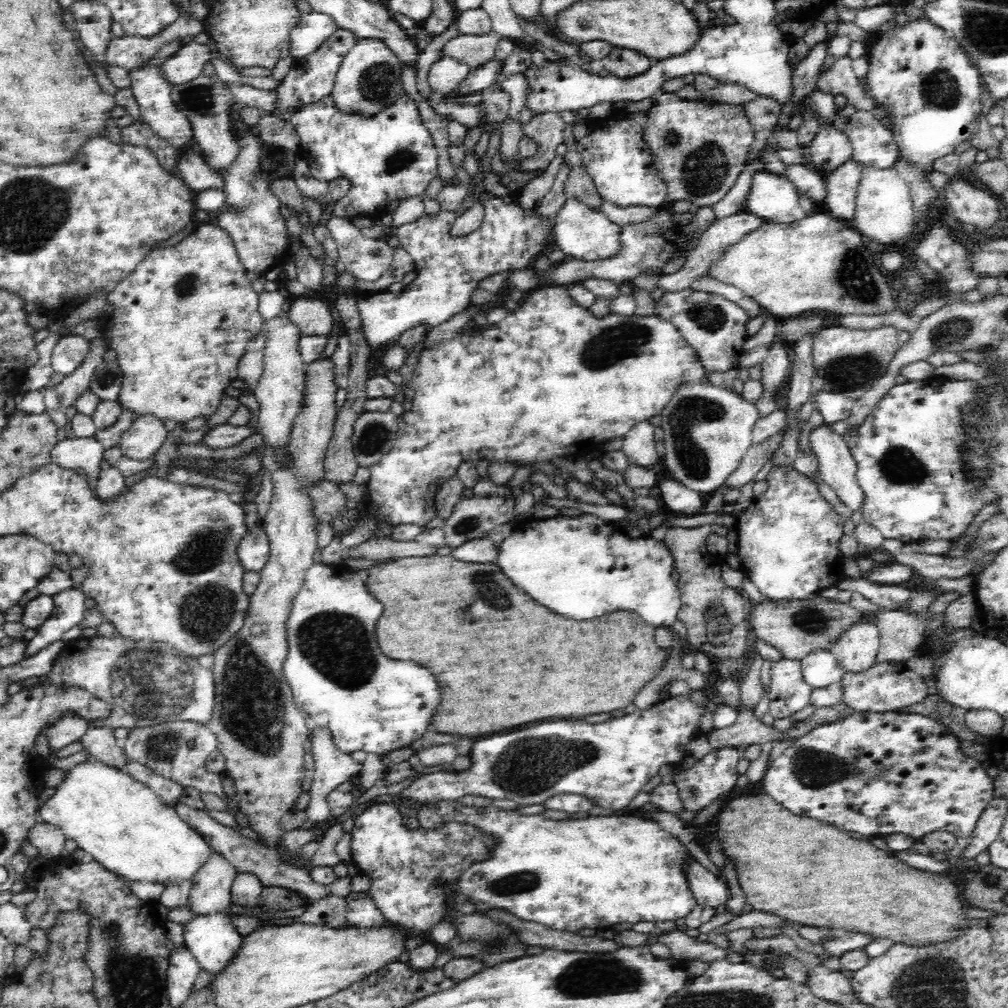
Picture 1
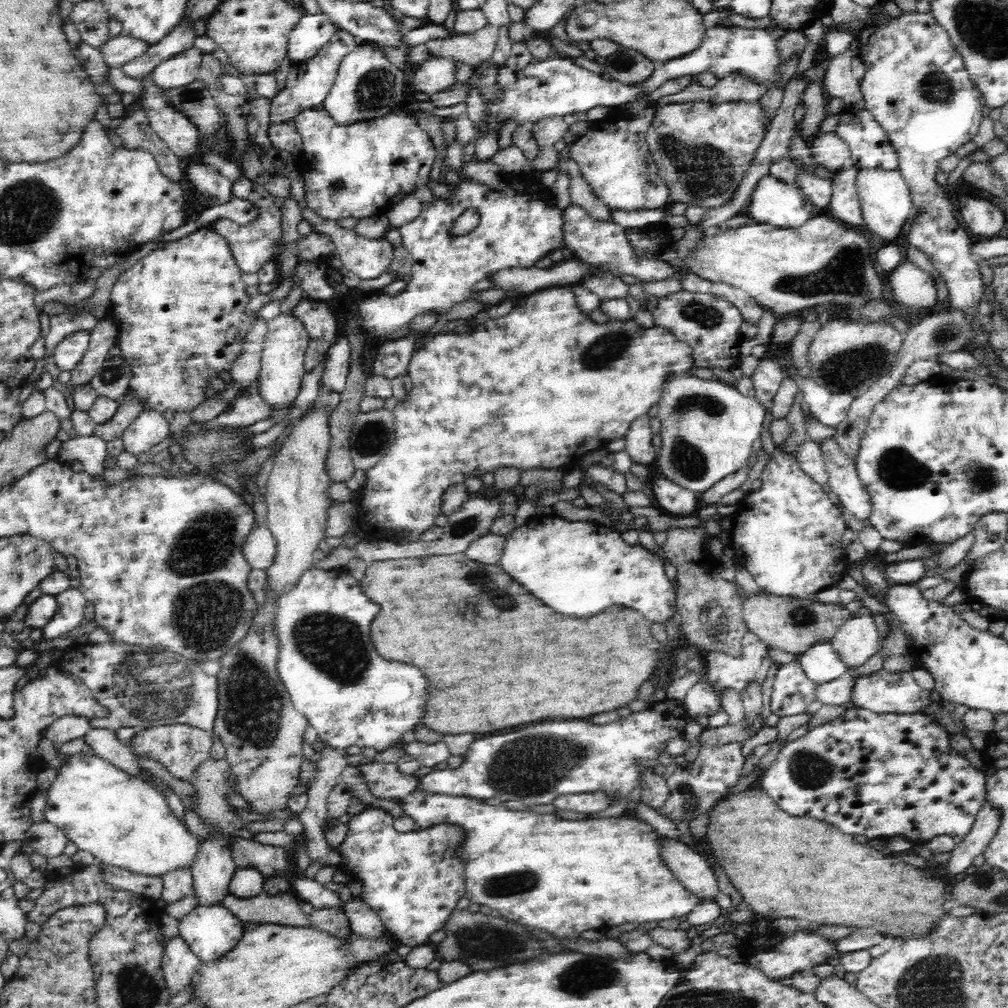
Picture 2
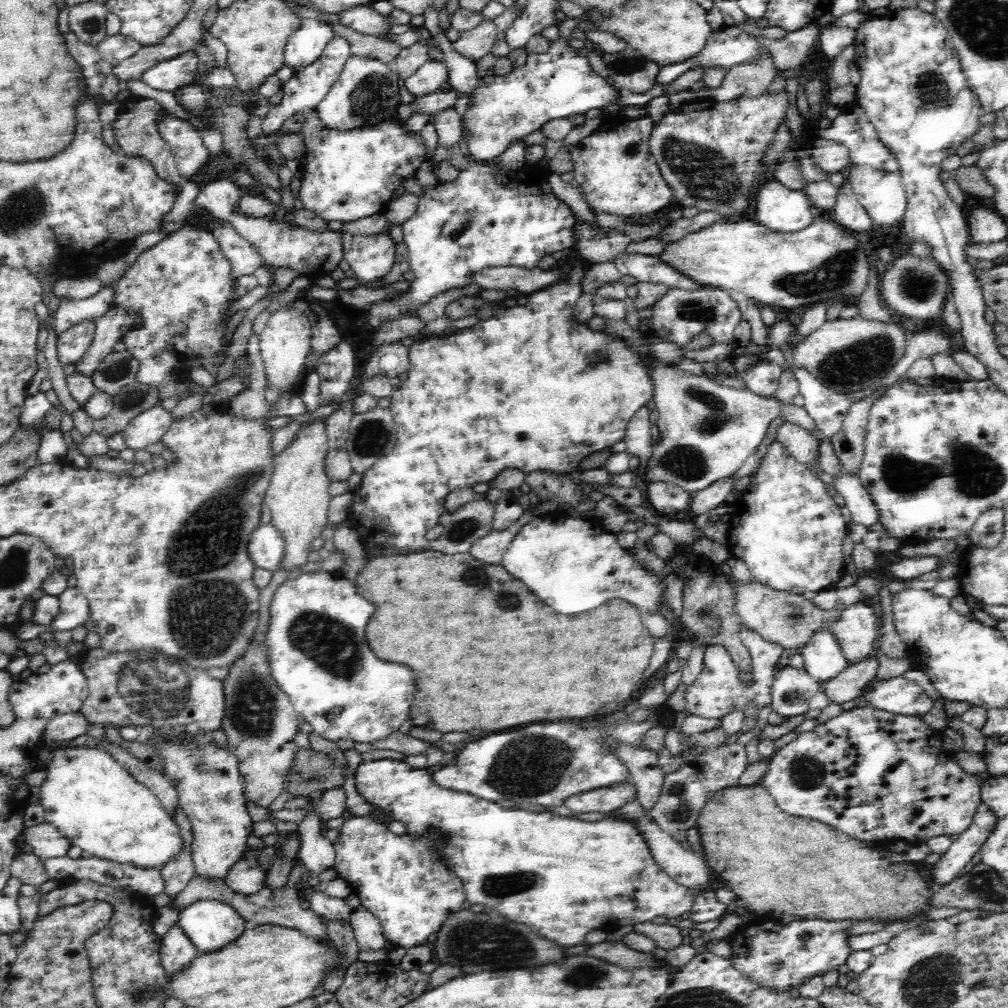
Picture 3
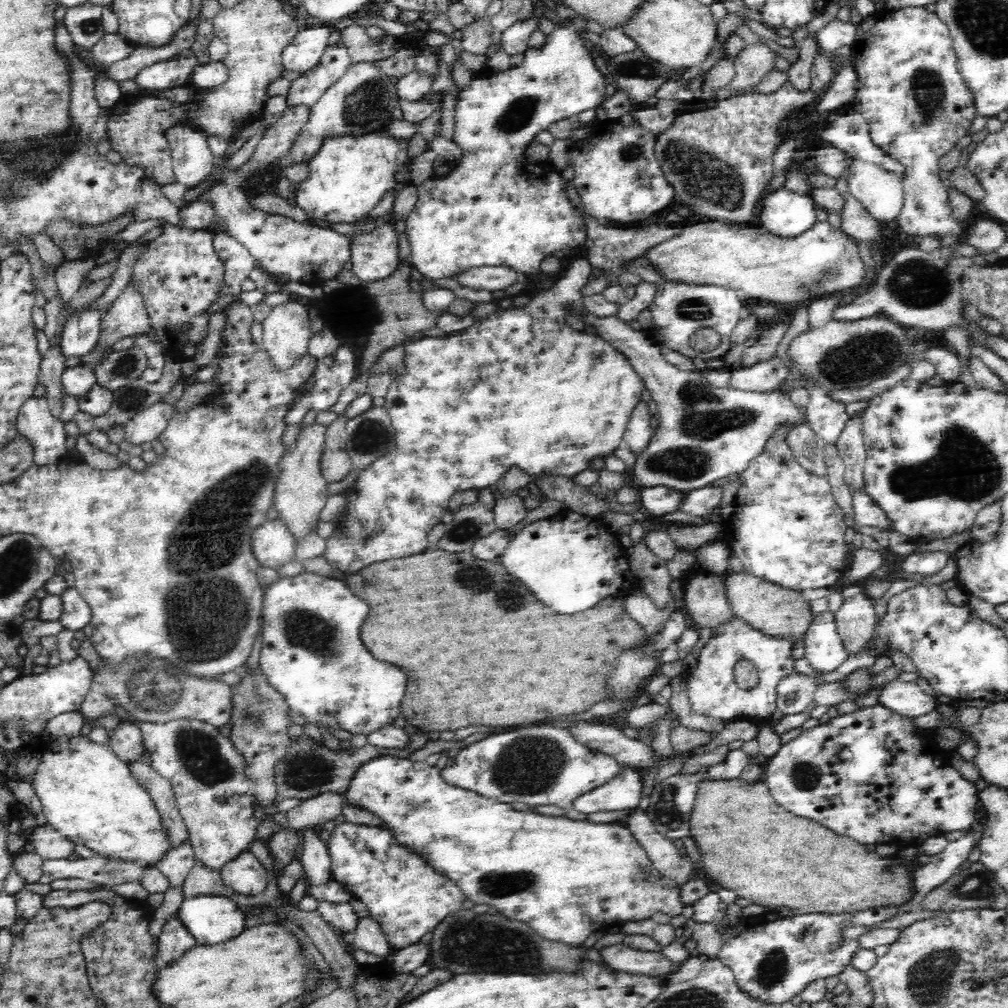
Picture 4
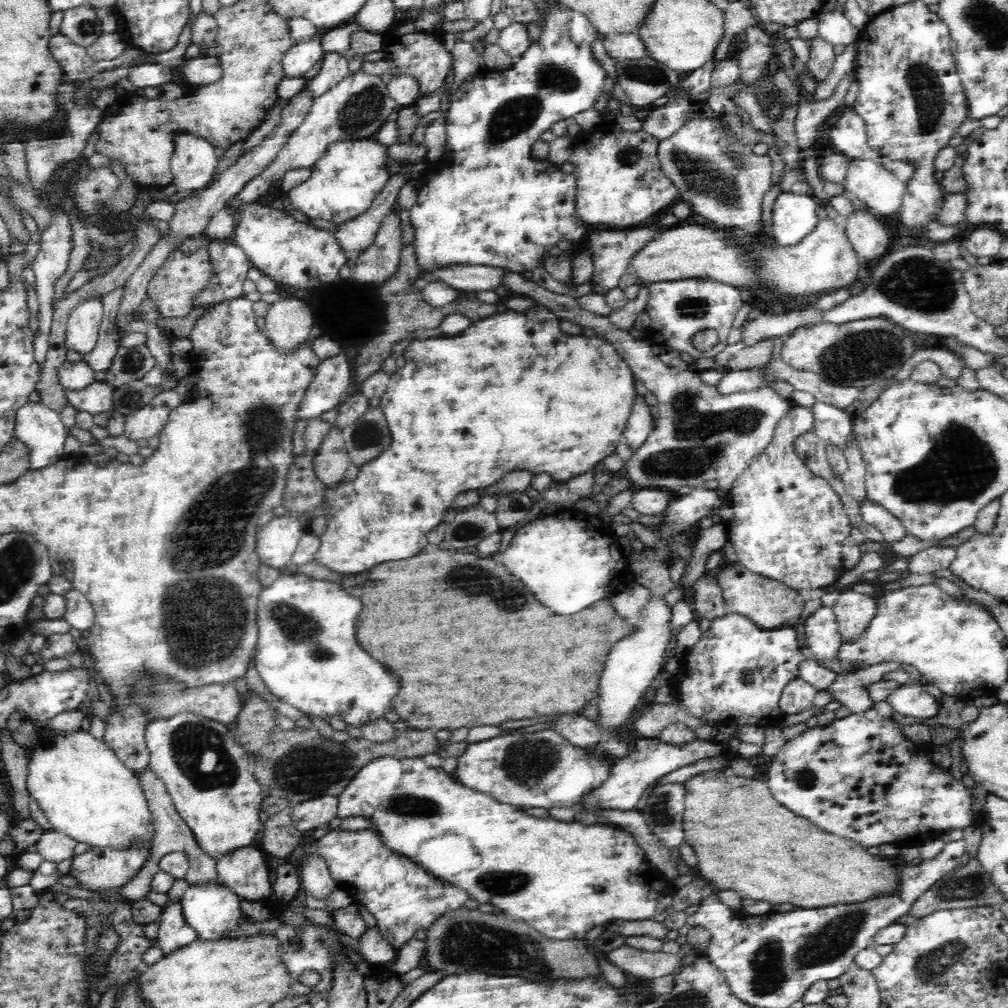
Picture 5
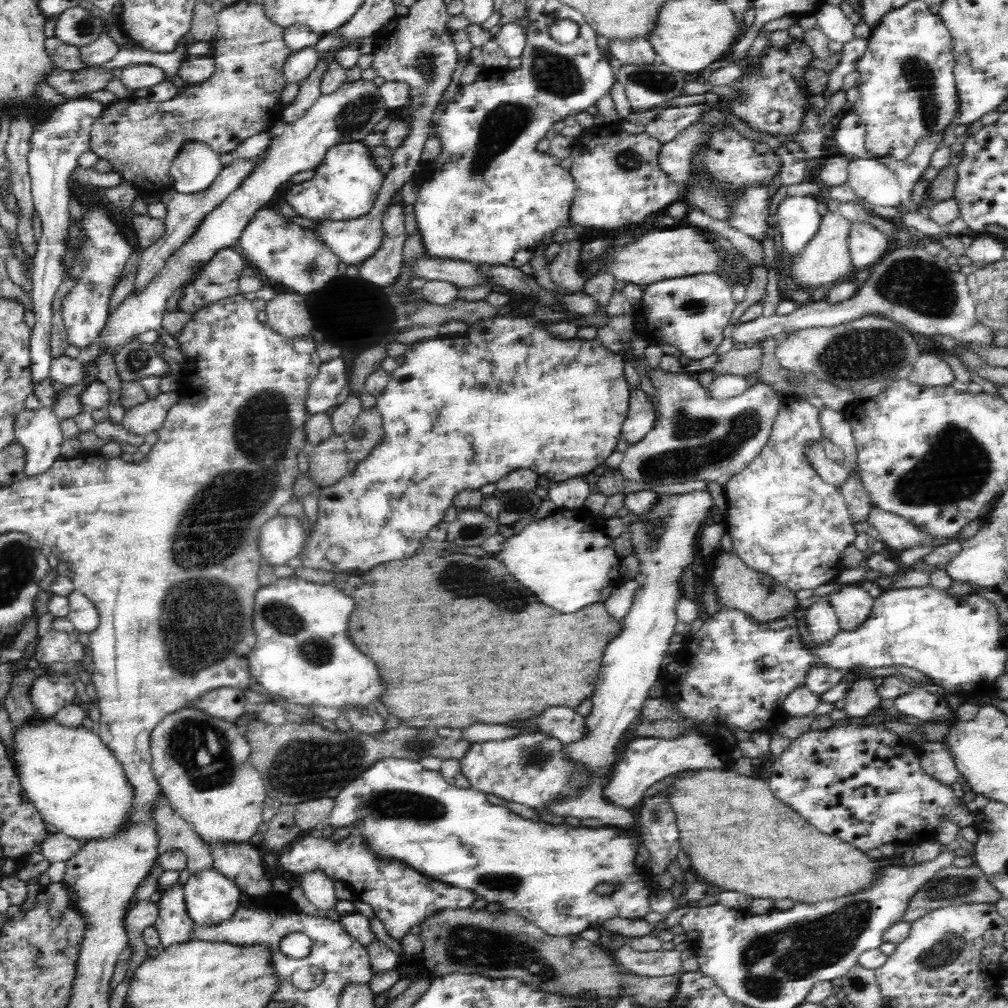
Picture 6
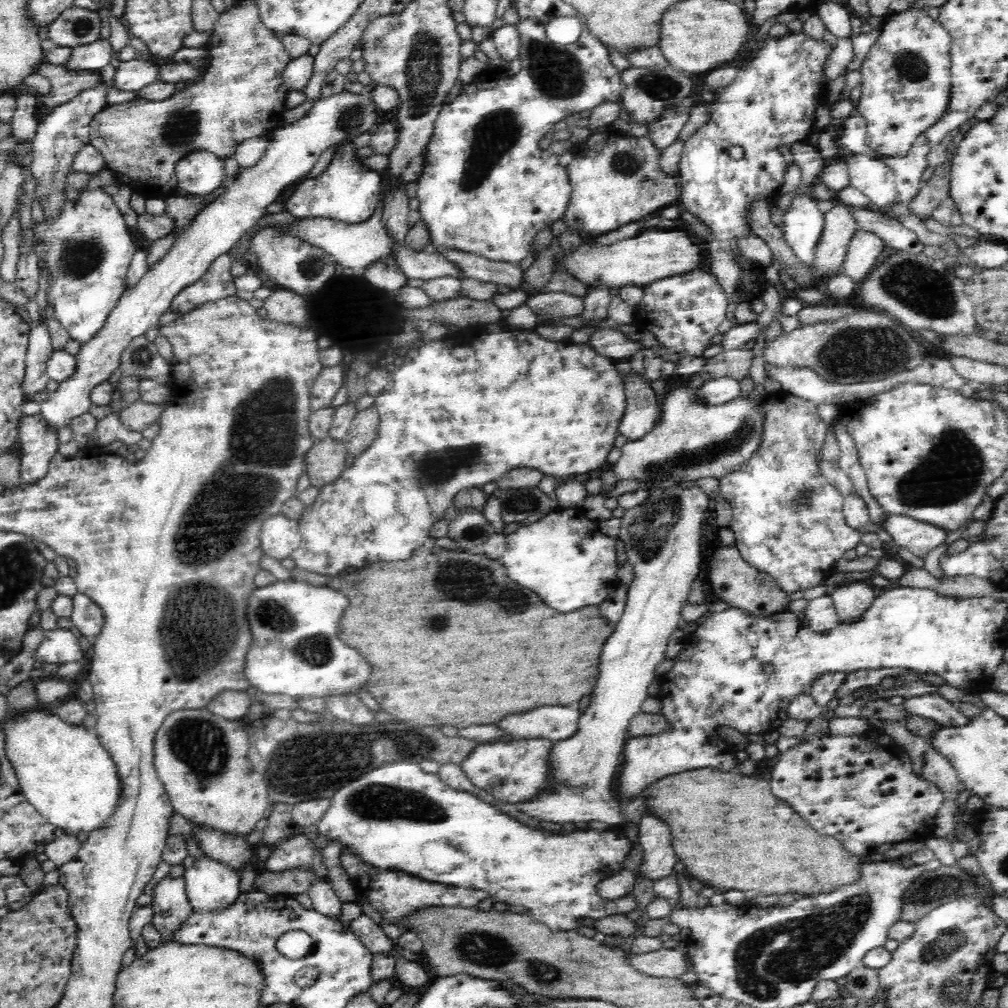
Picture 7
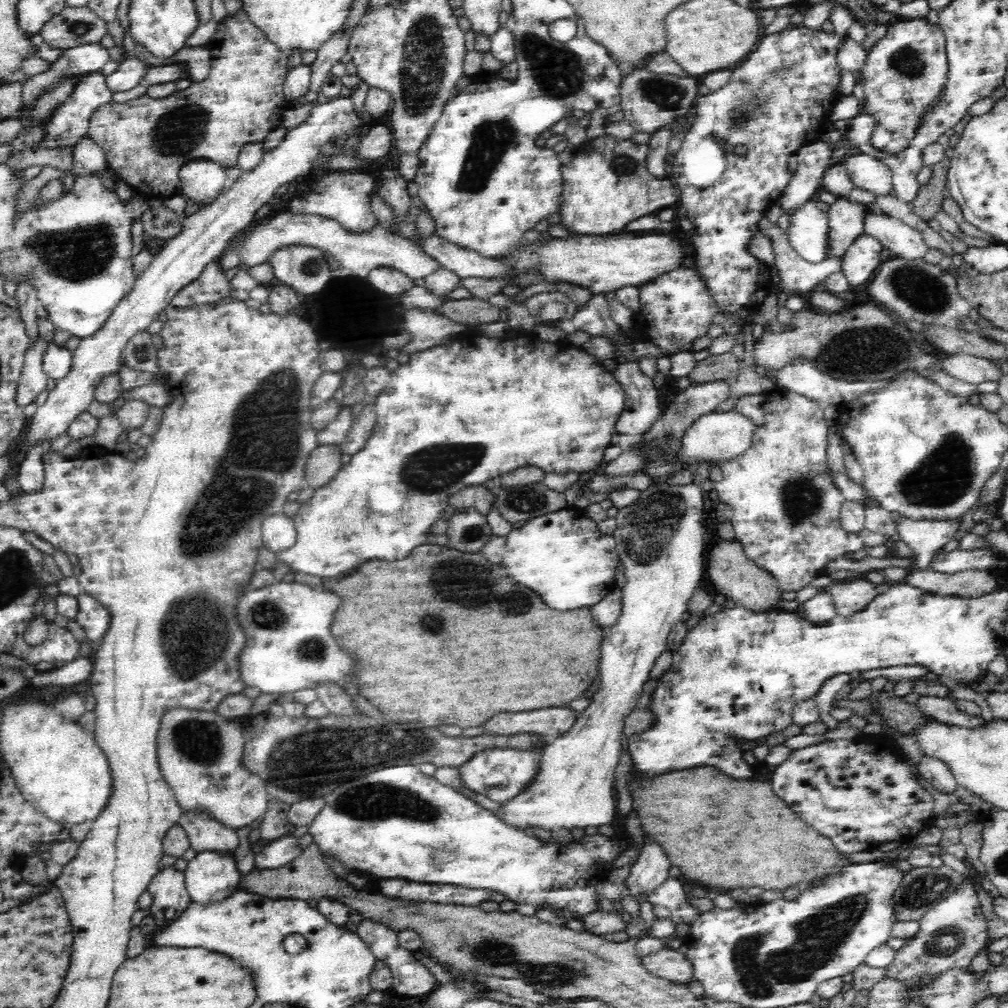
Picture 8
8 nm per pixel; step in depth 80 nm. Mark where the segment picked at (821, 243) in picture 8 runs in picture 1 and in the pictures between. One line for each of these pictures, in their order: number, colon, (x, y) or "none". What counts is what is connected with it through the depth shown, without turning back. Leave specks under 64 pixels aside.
1: (774, 199)
2: (774, 202)
3: (787, 211)
4: (787, 214)
5: (793, 215)
6: (797, 216)
7: (803, 222)

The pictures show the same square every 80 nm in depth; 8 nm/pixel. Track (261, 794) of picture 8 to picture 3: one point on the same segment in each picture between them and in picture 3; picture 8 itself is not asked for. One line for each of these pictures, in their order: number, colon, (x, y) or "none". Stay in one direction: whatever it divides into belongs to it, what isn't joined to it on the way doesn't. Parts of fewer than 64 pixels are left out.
3: (211, 791)
4: (208, 775)
5: (205, 769)
6: (202, 764)
7: (201, 758)

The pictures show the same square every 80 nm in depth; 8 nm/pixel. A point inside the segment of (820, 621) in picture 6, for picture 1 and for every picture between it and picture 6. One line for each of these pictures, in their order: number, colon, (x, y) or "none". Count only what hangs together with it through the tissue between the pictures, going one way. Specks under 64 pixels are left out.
1: (819, 668)
2: (821, 663)
3: (823, 660)
4: (825, 652)
5: (823, 639)

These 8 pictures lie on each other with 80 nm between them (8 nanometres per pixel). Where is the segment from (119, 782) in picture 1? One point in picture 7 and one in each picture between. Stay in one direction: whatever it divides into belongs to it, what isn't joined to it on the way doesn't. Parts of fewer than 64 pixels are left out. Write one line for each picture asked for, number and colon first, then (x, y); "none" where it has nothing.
2: (122, 820)
3: (90, 797)
4: (89, 795)
5: (83, 788)
6: (75, 782)
7: (64, 771)

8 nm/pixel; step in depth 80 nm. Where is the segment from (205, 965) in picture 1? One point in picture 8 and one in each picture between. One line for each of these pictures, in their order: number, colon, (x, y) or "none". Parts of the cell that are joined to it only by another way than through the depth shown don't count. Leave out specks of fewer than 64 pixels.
2: (210, 931)
3: (210, 925)
4: (211, 919)
5: (212, 909)
6: (210, 897)
7: (210, 885)
8: (210, 876)

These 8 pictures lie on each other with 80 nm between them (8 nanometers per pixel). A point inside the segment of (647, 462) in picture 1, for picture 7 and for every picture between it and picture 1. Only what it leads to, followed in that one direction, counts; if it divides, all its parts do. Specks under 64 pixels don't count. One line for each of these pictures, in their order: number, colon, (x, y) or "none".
2: (638, 440)
3: (638, 439)
4: (638, 431)
5: (640, 423)
6: (641, 418)
7: (641, 414)

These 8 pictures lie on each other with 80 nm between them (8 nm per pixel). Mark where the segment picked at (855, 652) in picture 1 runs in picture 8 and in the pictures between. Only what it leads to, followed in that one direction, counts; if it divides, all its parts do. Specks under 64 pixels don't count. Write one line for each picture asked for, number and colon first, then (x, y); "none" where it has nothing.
2: (856, 641)
3: (855, 630)
4: (855, 620)
5: (853, 610)
6: (852, 604)
7: (851, 599)
8: (852, 595)

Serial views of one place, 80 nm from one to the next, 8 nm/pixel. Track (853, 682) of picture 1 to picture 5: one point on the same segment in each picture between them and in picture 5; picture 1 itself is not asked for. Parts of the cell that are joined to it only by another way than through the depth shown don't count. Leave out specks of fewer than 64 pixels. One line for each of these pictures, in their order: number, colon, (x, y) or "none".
2: (883, 692)
3: (899, 695)
4: (905, 698)
5: (909, 699)

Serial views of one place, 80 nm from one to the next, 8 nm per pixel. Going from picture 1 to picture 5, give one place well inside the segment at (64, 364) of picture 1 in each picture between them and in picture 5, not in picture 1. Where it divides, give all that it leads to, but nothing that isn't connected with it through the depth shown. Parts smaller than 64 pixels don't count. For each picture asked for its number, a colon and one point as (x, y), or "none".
2: (68, 352)
3: (71, 345)
4: (79, 335)
5: (83, 326)

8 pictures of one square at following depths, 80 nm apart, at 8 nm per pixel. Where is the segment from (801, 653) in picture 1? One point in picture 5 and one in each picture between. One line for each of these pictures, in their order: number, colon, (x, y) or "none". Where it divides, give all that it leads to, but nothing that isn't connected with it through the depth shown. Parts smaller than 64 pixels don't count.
2: (792, 624)
3: (787, 618)
4: (776, 611)
5: (769, 603)

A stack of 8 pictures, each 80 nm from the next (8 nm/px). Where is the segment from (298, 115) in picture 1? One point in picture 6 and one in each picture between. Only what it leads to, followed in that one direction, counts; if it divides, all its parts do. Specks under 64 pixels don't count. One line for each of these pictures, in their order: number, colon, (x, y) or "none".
2: (357, 171)
3: (349, 175)
4: (347, 178)
5: (345, 180)
6: (346, 184)

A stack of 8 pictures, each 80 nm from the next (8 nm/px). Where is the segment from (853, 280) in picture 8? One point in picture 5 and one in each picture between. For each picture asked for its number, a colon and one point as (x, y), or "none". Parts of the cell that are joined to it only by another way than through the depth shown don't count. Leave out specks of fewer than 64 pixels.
5: (869, 239)
6: (868, 245)
7: (864, 252)

